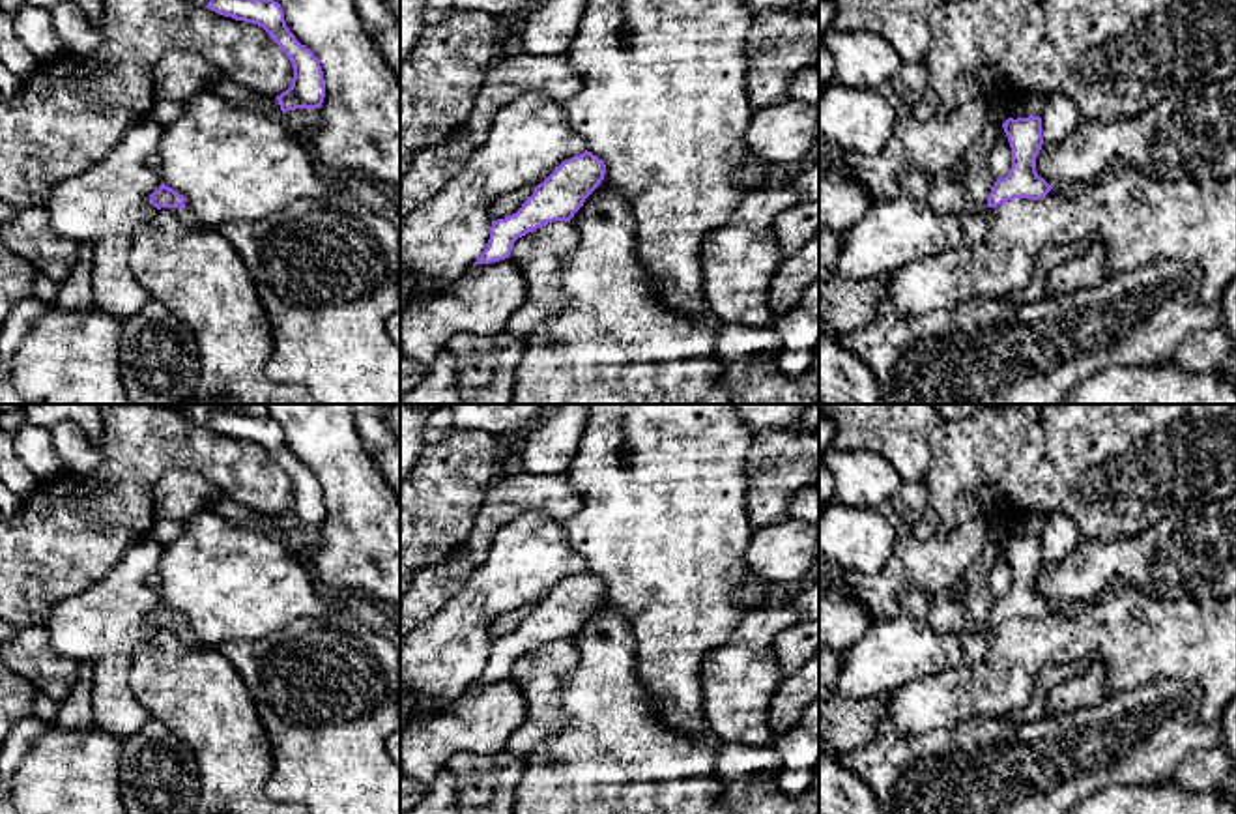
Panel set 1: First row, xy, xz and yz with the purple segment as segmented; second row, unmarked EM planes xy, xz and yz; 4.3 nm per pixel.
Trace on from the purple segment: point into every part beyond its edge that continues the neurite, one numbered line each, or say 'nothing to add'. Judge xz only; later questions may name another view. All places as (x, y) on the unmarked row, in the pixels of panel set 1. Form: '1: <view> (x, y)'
nothing to add

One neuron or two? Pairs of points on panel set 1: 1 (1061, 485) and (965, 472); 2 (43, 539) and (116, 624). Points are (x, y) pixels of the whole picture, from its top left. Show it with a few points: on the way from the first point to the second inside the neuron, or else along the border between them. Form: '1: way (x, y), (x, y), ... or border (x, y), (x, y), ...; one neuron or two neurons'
1: way (1036, 470), (990, 470); one neuron
2: border (120, 560), (90, 586), (64, 595), (49, 612); two neurons

